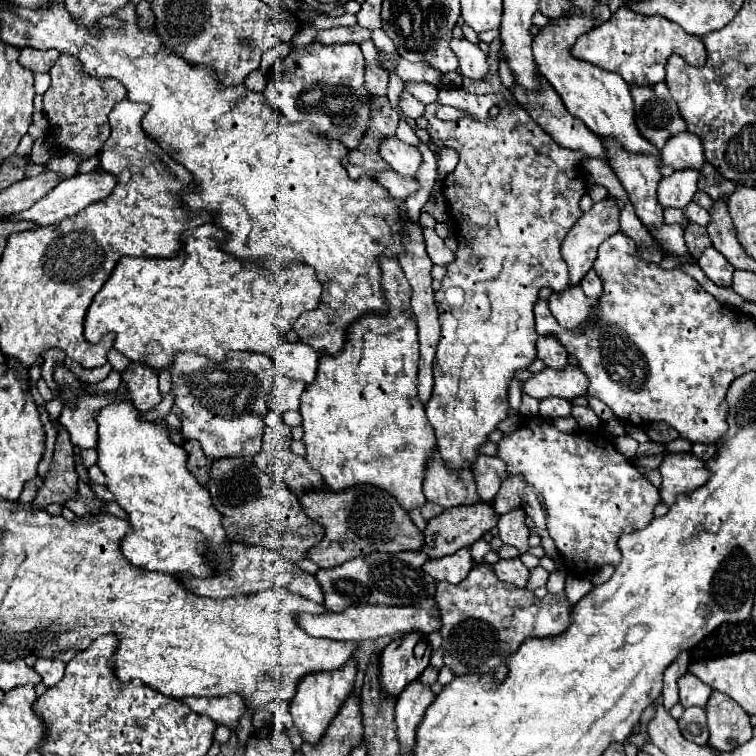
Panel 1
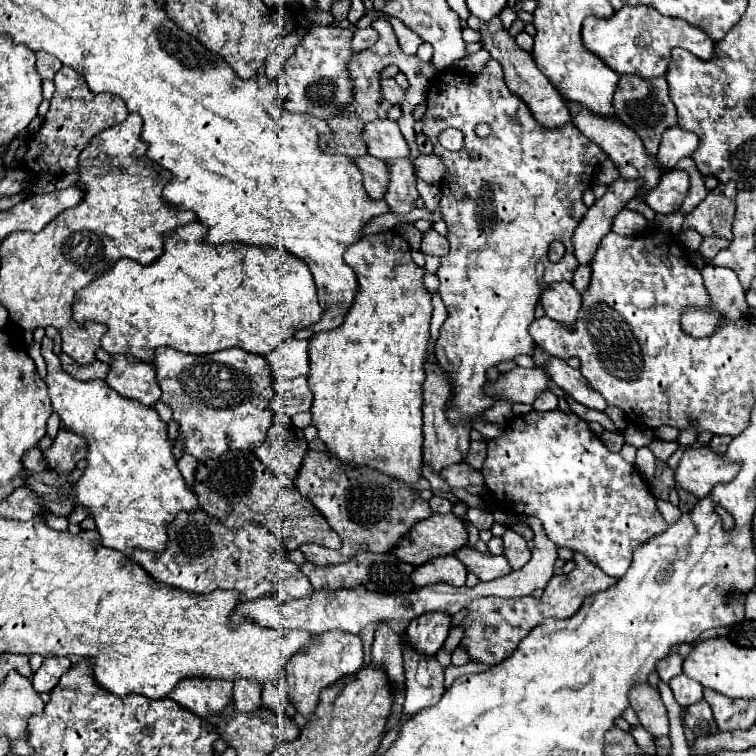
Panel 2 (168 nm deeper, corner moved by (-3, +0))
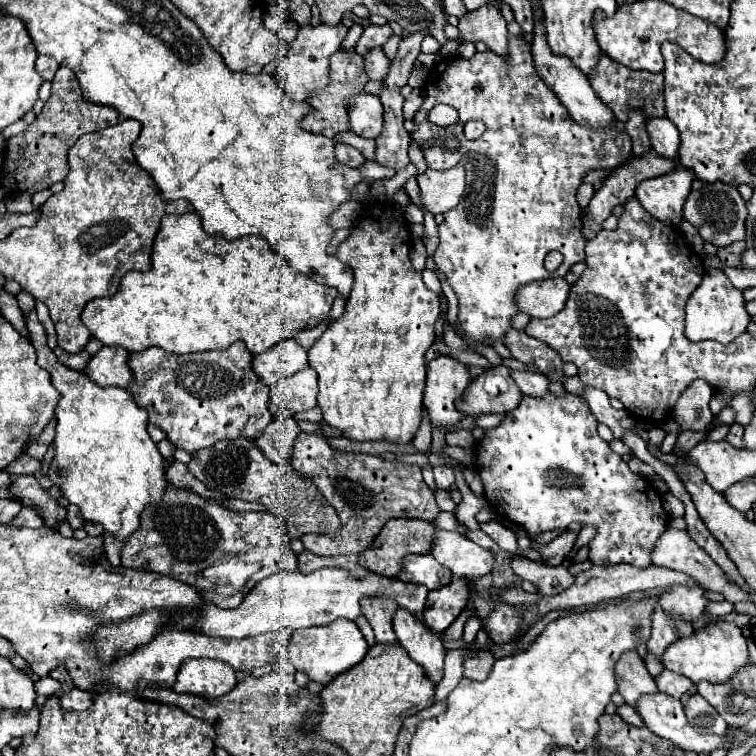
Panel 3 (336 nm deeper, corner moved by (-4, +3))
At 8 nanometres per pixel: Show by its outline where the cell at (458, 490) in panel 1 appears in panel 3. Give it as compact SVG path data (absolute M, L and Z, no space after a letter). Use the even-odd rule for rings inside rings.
M438 355L434 361L428 363L424 405L434 427L442 425L450 429L464 417L462 413L458 413L454 401L462 397L470 381L472 375L468 367L450 355Z

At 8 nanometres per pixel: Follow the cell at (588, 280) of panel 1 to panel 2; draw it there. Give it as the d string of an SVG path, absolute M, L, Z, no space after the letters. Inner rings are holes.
M579 266L575 270L575 276L573 276L573 286L579 292L585 292L589 288L589 282L591 282L591 268L589 266Z

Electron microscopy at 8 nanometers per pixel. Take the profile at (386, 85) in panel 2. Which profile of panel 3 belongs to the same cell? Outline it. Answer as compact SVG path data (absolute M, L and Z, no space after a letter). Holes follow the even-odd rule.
M372 47L362 57L366 59L366 75L368 75L368 79L382 81L386 77L386 73L388 73L388 67L390 67L390 59L386 57L386 53L380 47Z

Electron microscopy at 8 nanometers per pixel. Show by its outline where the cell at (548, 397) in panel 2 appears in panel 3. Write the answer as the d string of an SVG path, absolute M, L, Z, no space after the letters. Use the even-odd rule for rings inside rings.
M512 371L514 383L520 387L522 393L542 397L548 391L548 379L540 373L530 373L530 371Z

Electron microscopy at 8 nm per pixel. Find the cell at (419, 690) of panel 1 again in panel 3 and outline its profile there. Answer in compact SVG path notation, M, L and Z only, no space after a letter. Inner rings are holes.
M398 607L392 619L394 633L398 637L398 643L408 651L408 655L424 667L426 675L438 683L444 675L444 655L446 649L434 631L430 631L416 615L410 615L410 611Z

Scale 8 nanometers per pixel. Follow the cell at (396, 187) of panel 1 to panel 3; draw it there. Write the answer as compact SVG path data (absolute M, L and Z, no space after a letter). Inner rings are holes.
M344 143L334 145L334 157L338 159L338 163L344 163L348 167L360 167L364 163L364 157L360 155L360 151Z

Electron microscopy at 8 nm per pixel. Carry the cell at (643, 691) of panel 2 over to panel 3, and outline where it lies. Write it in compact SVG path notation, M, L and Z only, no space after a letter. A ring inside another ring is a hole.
M626 651L626 655L622 655L622 659L618 659L616 683L618 683L618 693L632 707L636 705L638 697L642 697L646 693L658 693L656 681L648 673L638 651Z

